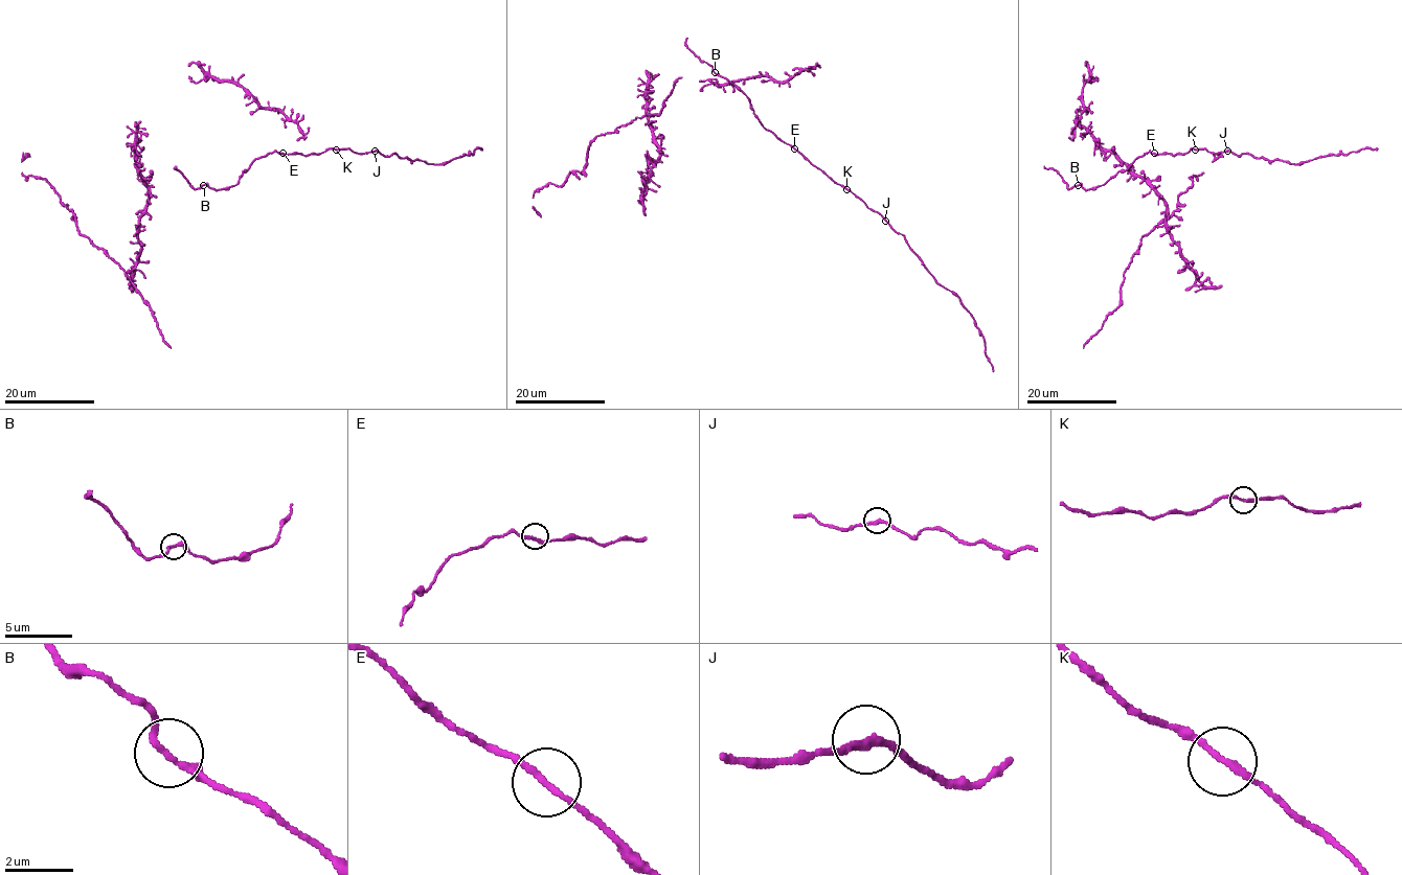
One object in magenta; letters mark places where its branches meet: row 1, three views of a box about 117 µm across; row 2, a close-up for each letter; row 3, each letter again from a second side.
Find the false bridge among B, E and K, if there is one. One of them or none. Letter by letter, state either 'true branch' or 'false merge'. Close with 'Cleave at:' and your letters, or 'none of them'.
B: true branch
E: true branch
K: false merge
Cleave at: K

